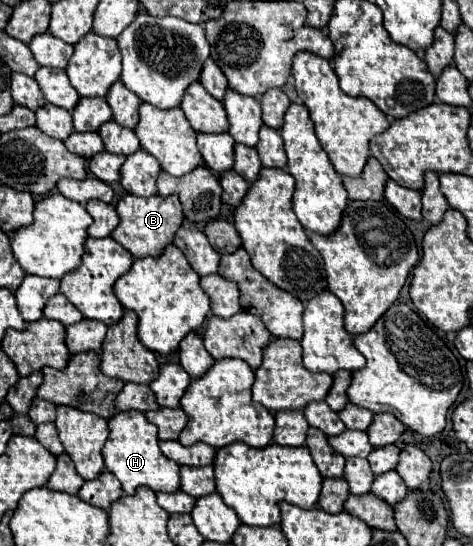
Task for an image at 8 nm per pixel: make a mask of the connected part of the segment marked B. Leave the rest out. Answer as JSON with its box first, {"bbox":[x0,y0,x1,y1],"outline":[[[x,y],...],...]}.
{"bbox":[113,195,185,257],"outline":[[[125,195],[117,203],[117,213],[121,223],[113,231],[113,239],[119,241],[133,257],[159,257],[167,245],[173,243],[173,235],[177,229],[183,225],[185,215],[183,215],[183,205],[175,195],[171,197],[135,197],[135,195]]]}

